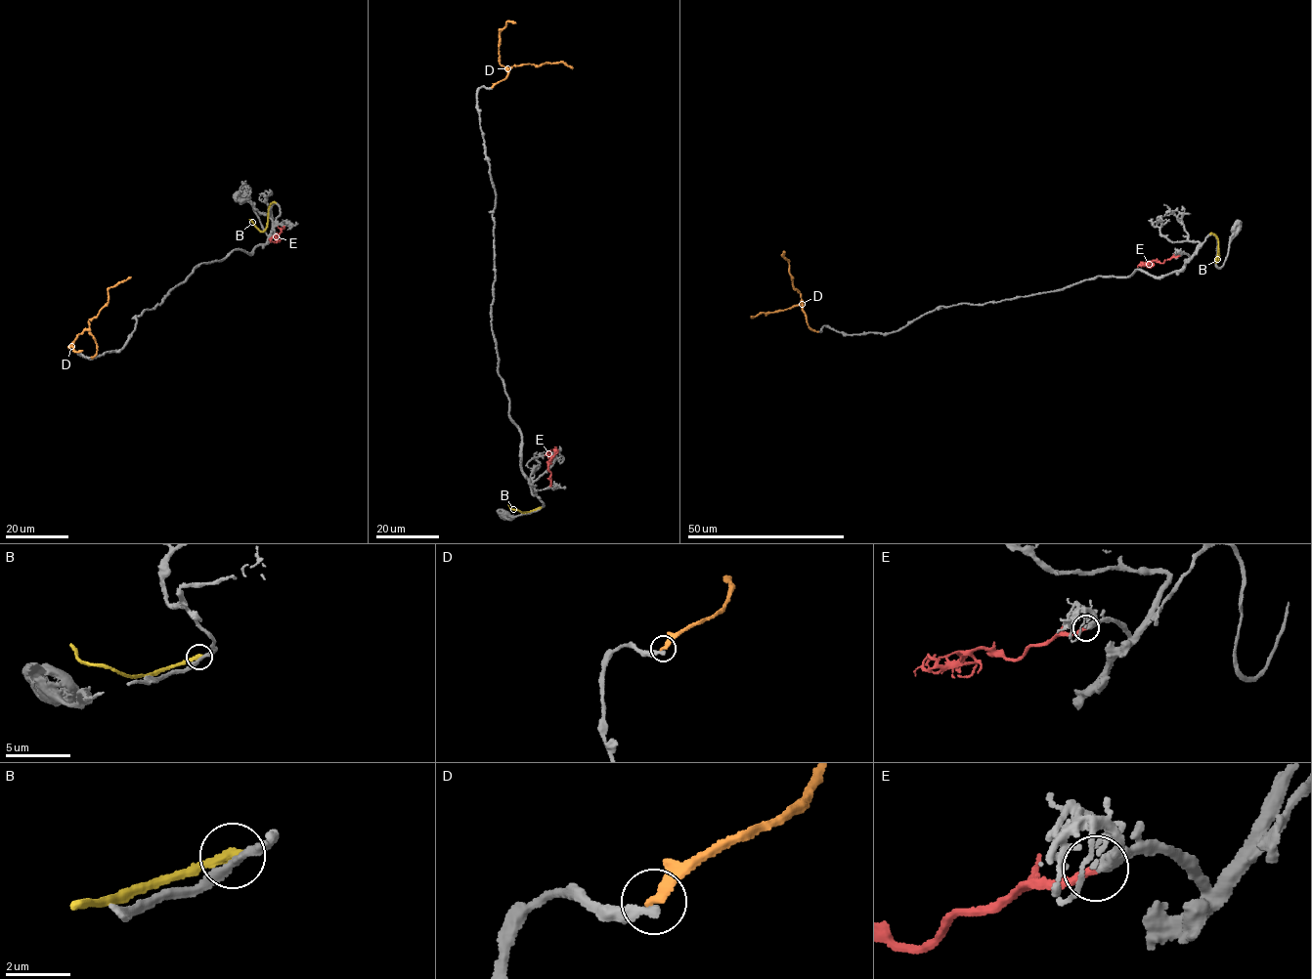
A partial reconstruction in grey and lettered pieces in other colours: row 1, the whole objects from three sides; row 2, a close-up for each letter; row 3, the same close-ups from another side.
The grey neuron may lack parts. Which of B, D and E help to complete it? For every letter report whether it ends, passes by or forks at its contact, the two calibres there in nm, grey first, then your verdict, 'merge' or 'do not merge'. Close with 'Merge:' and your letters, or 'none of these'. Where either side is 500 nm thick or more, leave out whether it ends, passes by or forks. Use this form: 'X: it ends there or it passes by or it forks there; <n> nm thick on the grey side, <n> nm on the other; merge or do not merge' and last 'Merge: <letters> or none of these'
B: it ends there; 280 nm thick on the grey side, 340 nm on the other; do not merge
D: it ends there; 260 nm thick on the grey side, 240 nm on the other; do not merge
E: it ends there; 360 nm thick on the grey side, 280 nm on the other; merge
Merge: E

